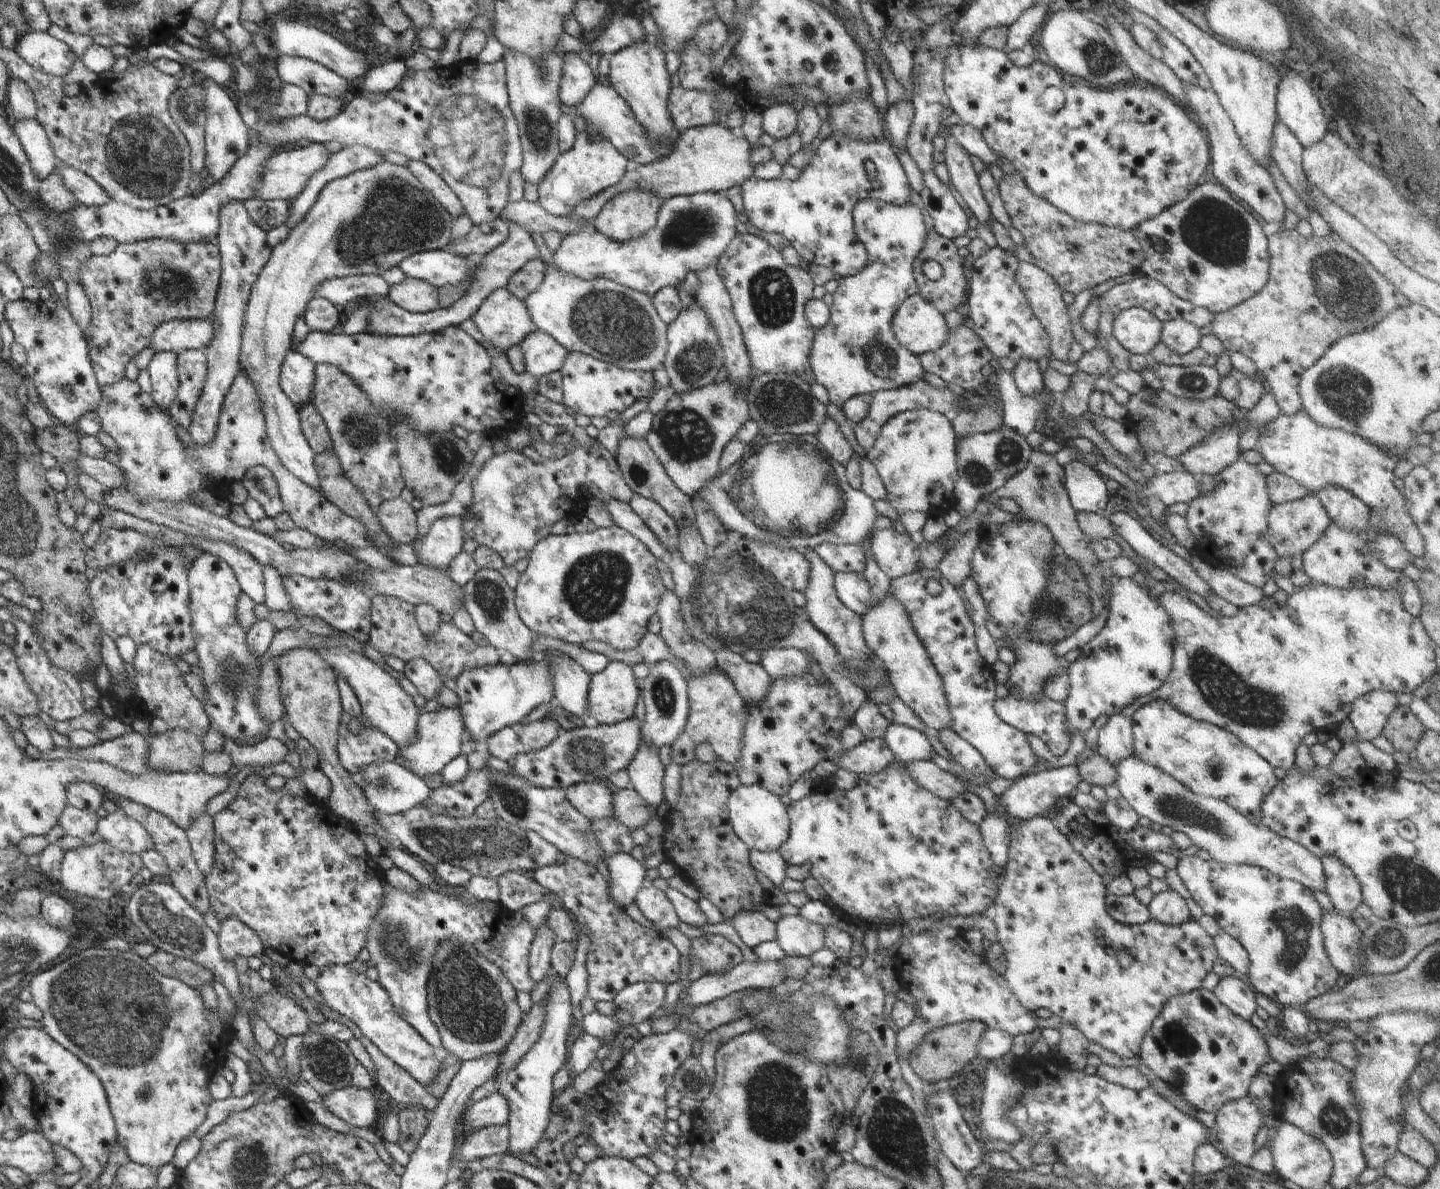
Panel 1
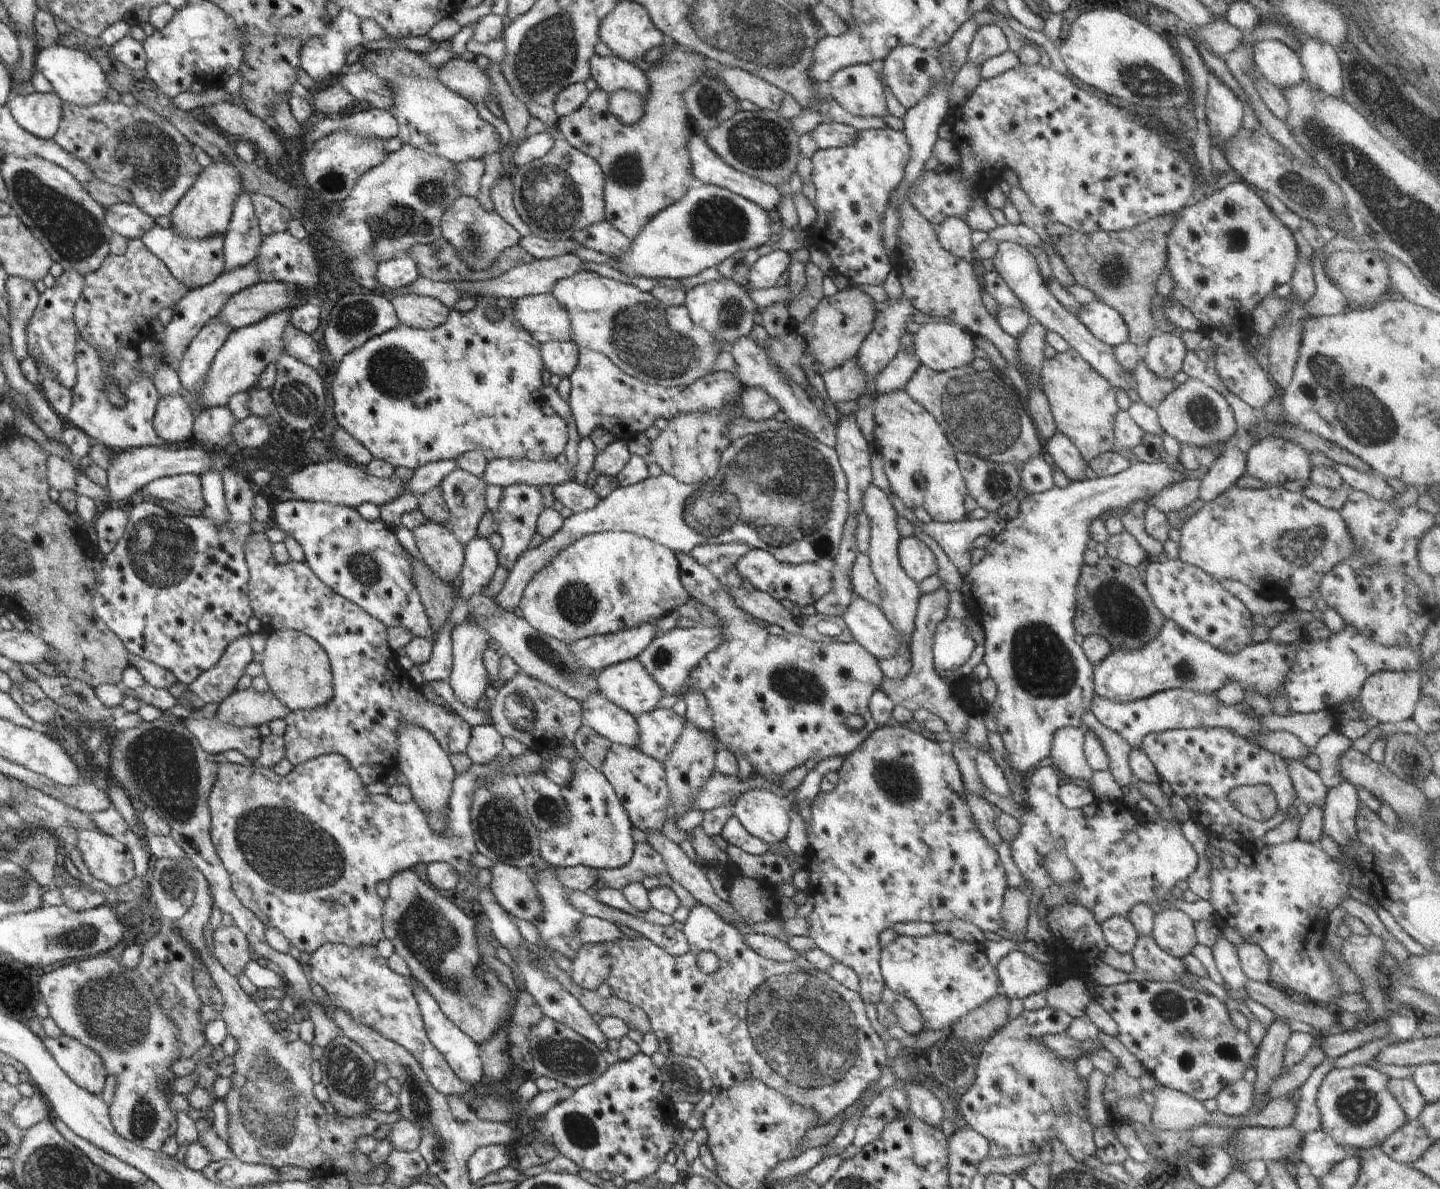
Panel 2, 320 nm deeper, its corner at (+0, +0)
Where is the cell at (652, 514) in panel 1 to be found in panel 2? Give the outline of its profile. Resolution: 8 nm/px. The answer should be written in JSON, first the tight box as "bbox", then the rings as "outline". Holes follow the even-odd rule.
{"bbox":[674,550,884,782],"outline":[[[674,550],[674,554],[676,555],[676,560],[678,560],[678,564],[680,564],[680,578],[681,584],[684,586],[688,595],[698,600],[707,606],[714,614],[716,618],[720,620],[720,630],[722,630],[722,636],[724,636],[724,640],[722,640],[722,644],[716,648],[716,650],[712,650],[690,673],[689,678],[682,684],[682,693],[690,692],[690,690],[698,690],[698,692],[702,692],[704,696],[706,696],[706,701],[710,706],[710,709],[713,711],[713,724],[712,730],[717,738],[717,742],[722,745],[723,748],[729,750],[732,754],[736,752],[740,752],[746,758],[746,760],[751,764],[753,768],[753,772],[756,772],[758,776],[764,776],[766,780],[770,780],[770,782],[776,782],[776,780],[780,780],[780,778],[784,778],[788,772],[792,772],[794,768],[798,768],[798,766],[804,766],[807,760],[812,759],[816,762],[820,762],[820,760],[826,760],[826,758],[845,758],[848,754],[854,753],[854,750],[858,749],[858,746],[874,732],[874,730],[878,730],[880,726],[874,721],[874,718],[870,714],[869,708],[869,700],[870,696],[876,692],[876,690],[880,687],[880,682],[882,682],[882,678],[884,677],[881,669],[879,668],[879,664],[877,659],[870,655],[860,644],[857,644],[855,641],[850,643],[816,643],[810,641],[808,638],[802,637],[800,635],[792,635],[784,633],[782,636],[773,636],[770,632],[767,631],[767,628],[762,628],[754,620],[752,617],[742,608],[736,608],[734,606],[734,600],[730,598],[730,594],[724,590],[724,586],[716,580],[706,570],[703,568],[689,553],[686,552],[676,552]],[[852,714],[856,714],[856,716],[862,716],[864,718],[864,728],[862,730],[858,730],[858,732],[854,732],[854,730],[850,730],[848,726],[846,726],[846,718],[848,716],[852,716]]]}

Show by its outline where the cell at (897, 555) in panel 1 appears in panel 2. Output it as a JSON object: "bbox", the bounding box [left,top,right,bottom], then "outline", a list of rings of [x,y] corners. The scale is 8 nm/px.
{"bbox":[898,535,938,583],"outline":[[[915,535],[900,538],[898,556],[902,569],[916,583],[920,583],[938,573],[937,559],[932,550]]]}

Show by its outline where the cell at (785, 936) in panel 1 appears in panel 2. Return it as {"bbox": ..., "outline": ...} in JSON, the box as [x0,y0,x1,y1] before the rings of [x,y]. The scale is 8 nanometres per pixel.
{"bbox":[802,726,1007,1005],"outline":[[[905,726],[880,727],[874,730],[854,753],[848,754],[843,759],[842,767],[838,770],[838,784],[831,792],[821,791],[810,804],[810,822],[805,823],[805,832],[809,840],[809,846],[803,854],[805,864],[802,866],[810,874],[809,886],[806,890],[814,898],[814,907],[810,916],[806,918],[810,924],[808,937],[811,938],[816,947],[828,954],[834,961],[848,966],[858,974],[860,984],[860,997],[864,1003],[878,1005],[880,994],[885,986],[881,974],[879,961],[881,958],[881,947],[879,936],[883,931],[894,928],[898,923],[905,922],[927,922],[936,924],[938,922],[950,922],[956,920],[974,924],[980,931],[998,932],[1004,930],[1002,920],[1002,902],[1007,890],[1006,872],[1000,861],[997,850],[984,838],[973,822],[972,812],[966,804],[966,790],[959,772],[958,766],[951,754],[942,750],[942,746],[936,741],[923,738]]]}

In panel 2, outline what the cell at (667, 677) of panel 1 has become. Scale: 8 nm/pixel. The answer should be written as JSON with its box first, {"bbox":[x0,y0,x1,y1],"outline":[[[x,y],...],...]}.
{"bbox":[637,626,724,698],"outline":[[[698,626],[694,628],[674,628],[662,636],[657,636],[637,658],[644,670],[654,678],[664,695],[682,698],[682,684],[689,673],[710,653],[722,644],[724,636],[719,627]]]}

